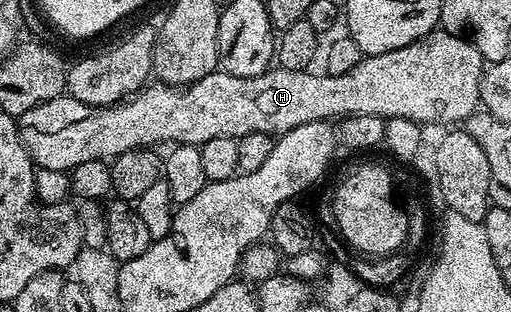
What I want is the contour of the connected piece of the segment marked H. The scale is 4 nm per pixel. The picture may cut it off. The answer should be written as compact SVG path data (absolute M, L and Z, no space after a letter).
M433 29L418 41L402 45L402 49L364 55L358 65L354 65L354 69L341 75L315 75L315 70L312 69L295 71L276 65L263 71L258 77L234 77L217 69L187 87L171 87L170 84L159 81L149 82L123 103L114 103L110 107L92 107L65 93L19 115L18 126L24 148L28 150L28 155L37 168L71 173L75 167L82 165L82 161L108 161L128 150L155 148L155 143L199 145L214 141L214 137L230 137L238 141L250 133L279 137L310 121L336 121L336 118L339 120L341 117L360 114L380 115L385 120L408 118L421 125L460 125L481 106L479 87L485 68L486 60L482 53L478 53L478 49L474 49L474 45L467 39L443 29Z

